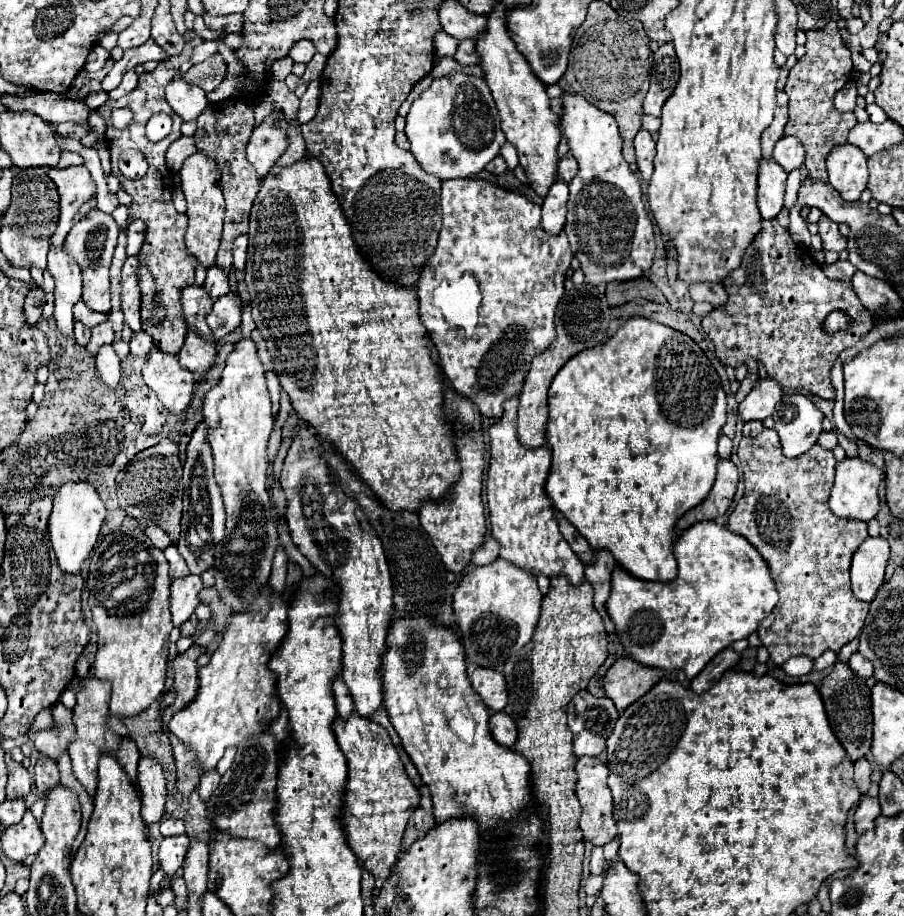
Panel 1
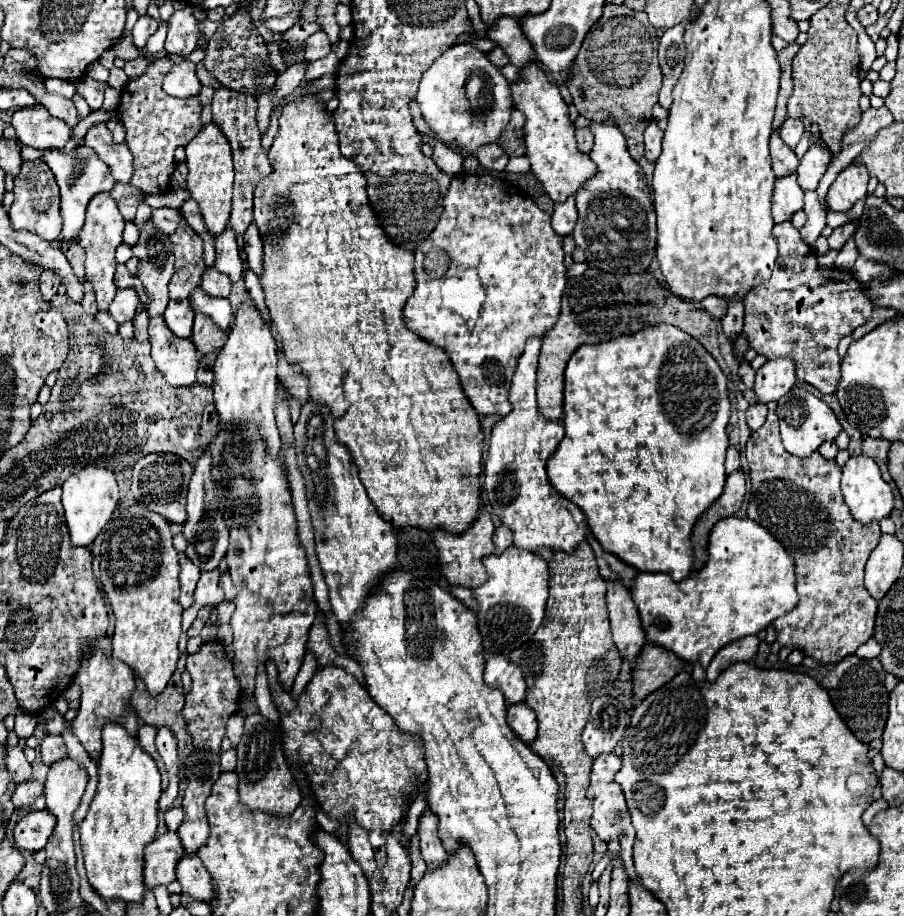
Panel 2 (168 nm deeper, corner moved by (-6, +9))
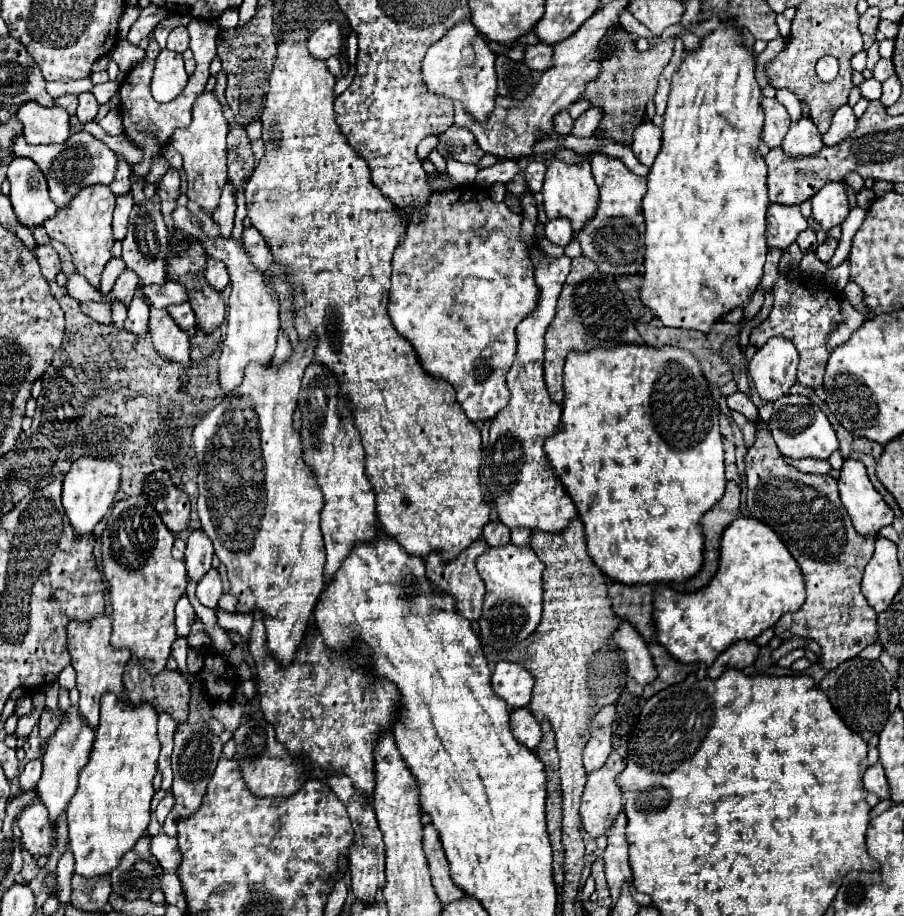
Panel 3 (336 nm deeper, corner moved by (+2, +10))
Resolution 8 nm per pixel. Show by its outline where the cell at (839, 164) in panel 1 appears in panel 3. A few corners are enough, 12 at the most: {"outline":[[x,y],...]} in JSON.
{"outline":[[844,182],[826,184],[810,202],[820,224],[822,244],[828,230],[850,212]]}

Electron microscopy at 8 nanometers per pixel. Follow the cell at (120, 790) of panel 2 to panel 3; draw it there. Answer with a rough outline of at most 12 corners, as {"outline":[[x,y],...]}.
{"outline":[[102,696],[66,808],[74,874],[146,834],[158,712]]}

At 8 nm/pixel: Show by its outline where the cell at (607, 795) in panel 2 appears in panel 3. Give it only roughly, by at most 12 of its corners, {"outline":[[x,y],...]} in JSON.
{"outline":[[612,752],[588,776],[580,816],[590,836],[606,834],[622,810]]}

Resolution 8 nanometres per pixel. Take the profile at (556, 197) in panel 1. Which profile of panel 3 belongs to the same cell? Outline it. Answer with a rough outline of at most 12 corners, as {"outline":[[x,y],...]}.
{"outline":[[550,220],[546,238],[556,246],[572,240],[568,220]]}

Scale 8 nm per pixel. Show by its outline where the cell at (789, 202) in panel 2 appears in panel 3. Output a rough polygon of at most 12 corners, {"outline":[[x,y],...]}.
{"outline":[[768,208],[768,246],[786,252],[808,228],[800,208]]}

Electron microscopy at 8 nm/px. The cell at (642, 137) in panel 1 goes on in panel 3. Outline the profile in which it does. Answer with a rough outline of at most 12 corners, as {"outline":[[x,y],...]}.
{"outline":[[646,118],[632,140],[634,156],[652,166],[662,130]]}

